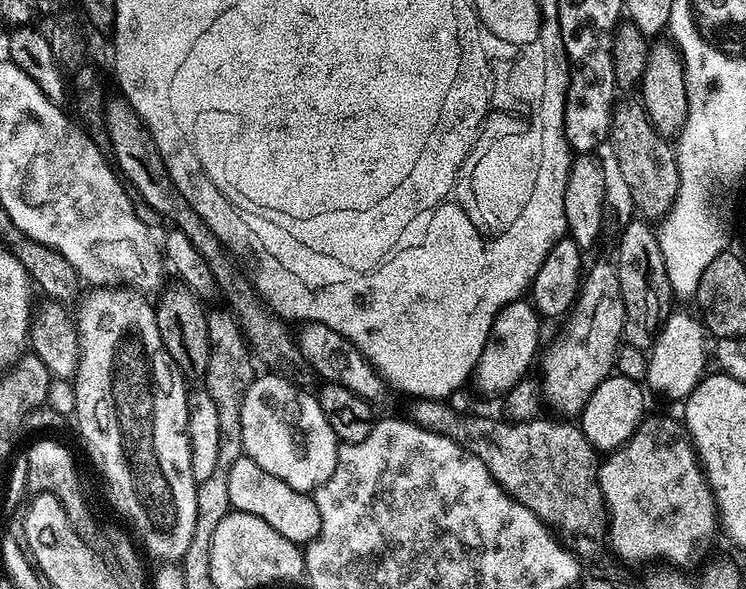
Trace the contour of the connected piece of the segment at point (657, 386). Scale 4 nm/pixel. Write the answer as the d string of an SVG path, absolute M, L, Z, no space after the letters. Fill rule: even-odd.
M674 314L669 319L667 317L648 356L645 376L647 387L677 402L687 399L703 379L706 370L704 336L706 337L705 329L697 317L692 318L688 314Z

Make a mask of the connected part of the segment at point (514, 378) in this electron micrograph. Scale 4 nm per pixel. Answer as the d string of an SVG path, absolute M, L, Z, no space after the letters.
M524 298L510 302L496 315L492 333L488 336L486 346L482 350L482 358L477 362L474 373L474 384L476 380L477 386L486 395L499 397L501 394L507 394L518 381L529 375L528 367L531 366L532 359L534 364L542 348L540 323L542 320L536 309Z

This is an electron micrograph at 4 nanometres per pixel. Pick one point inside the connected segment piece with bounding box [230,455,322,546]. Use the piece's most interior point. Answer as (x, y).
(294, 514)

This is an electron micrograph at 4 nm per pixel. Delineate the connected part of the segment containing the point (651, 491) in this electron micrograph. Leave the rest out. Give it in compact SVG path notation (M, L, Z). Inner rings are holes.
M652 415L644 419L635 434L601 463L600 489L610 517L610 544L624 560L654 560L662 556L668 559L665 561L680 566L692 547L718 528L712 488L700 466L692 438L679 419Z

